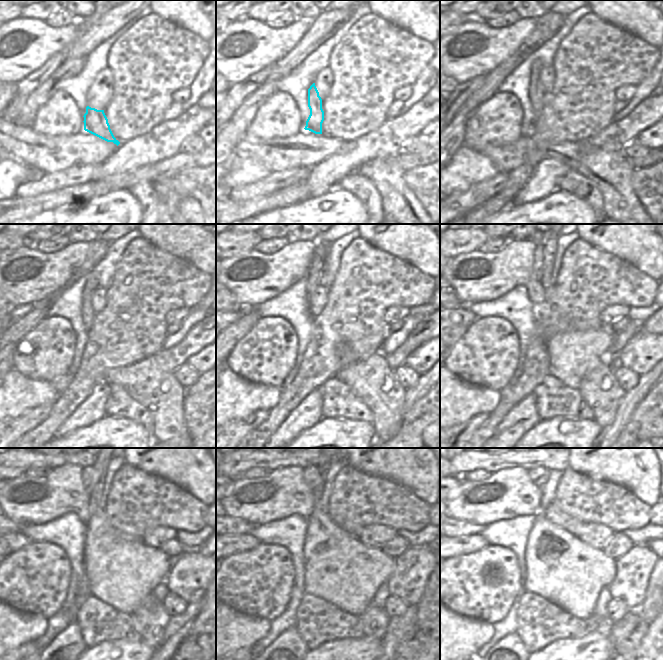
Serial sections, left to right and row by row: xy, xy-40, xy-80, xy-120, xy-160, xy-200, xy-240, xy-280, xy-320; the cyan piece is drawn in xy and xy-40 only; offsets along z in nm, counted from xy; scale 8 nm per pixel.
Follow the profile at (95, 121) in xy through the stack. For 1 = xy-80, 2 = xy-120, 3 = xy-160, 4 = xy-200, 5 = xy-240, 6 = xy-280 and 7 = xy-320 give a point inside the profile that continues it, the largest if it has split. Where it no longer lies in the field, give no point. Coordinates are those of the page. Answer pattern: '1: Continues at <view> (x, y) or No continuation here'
1: Continues at xy-80 (536, 92)
2: Continues at xy-120 (88, 313)
3: Continues at xy-160 (314, 274)
4: Continues at xy-200 (535, 287)
5: Continues at xy-240 (88, 472)
6: Continues at xy-280 (312, 474)
7: Continues at xy-320 (539, 475).

